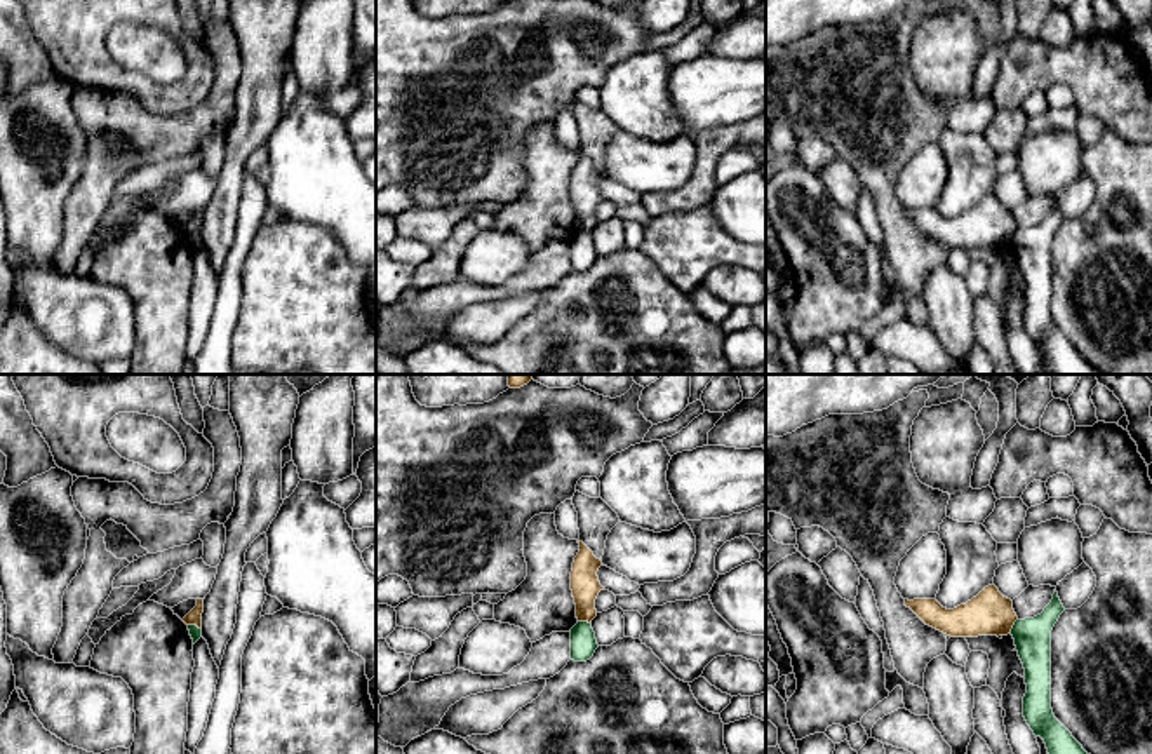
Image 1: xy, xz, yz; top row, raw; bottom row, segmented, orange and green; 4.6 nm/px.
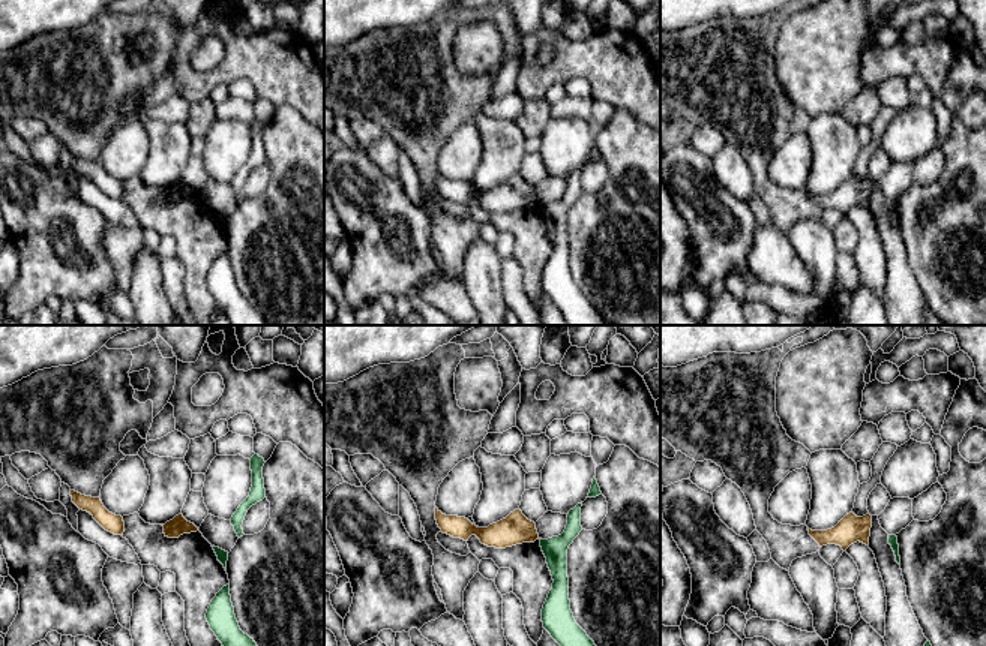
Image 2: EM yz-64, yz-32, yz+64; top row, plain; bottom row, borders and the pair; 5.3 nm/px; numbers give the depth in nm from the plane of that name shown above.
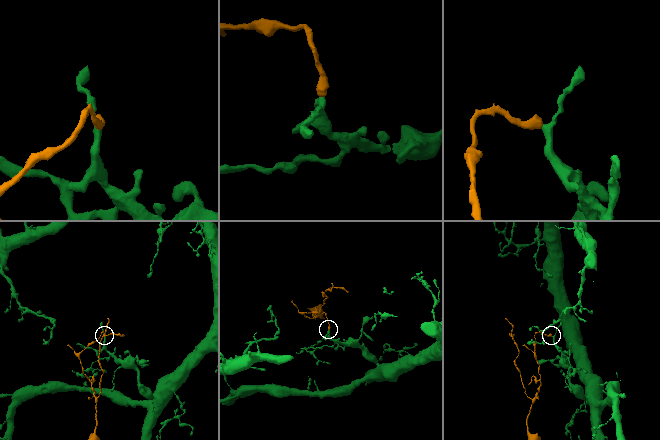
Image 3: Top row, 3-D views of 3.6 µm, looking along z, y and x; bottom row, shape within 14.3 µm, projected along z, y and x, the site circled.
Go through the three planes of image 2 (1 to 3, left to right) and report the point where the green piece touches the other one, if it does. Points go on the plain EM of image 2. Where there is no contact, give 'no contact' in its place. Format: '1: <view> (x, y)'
1: no contact
2: no contact
3: no contact

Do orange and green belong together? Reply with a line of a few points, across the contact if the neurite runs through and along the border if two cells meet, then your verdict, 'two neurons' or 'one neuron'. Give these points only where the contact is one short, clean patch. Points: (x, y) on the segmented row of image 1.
yz (1017, 619), (1010, 632) | two neurons

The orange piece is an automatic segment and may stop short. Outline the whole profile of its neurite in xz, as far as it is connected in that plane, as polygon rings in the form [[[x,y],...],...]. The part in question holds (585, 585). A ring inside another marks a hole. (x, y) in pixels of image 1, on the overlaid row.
[[[579,542],[579,552],[574,557],[571,571],[571,590],[576,604],[578,622],[588,622],[597,616],[595,599],[604,587],[599,582],[597,571],[602,561],[593,555],[593,552]]]

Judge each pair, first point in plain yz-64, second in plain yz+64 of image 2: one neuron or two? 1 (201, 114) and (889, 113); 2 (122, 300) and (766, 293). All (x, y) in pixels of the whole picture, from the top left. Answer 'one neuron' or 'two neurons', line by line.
1: two neurons
2: one neuron

